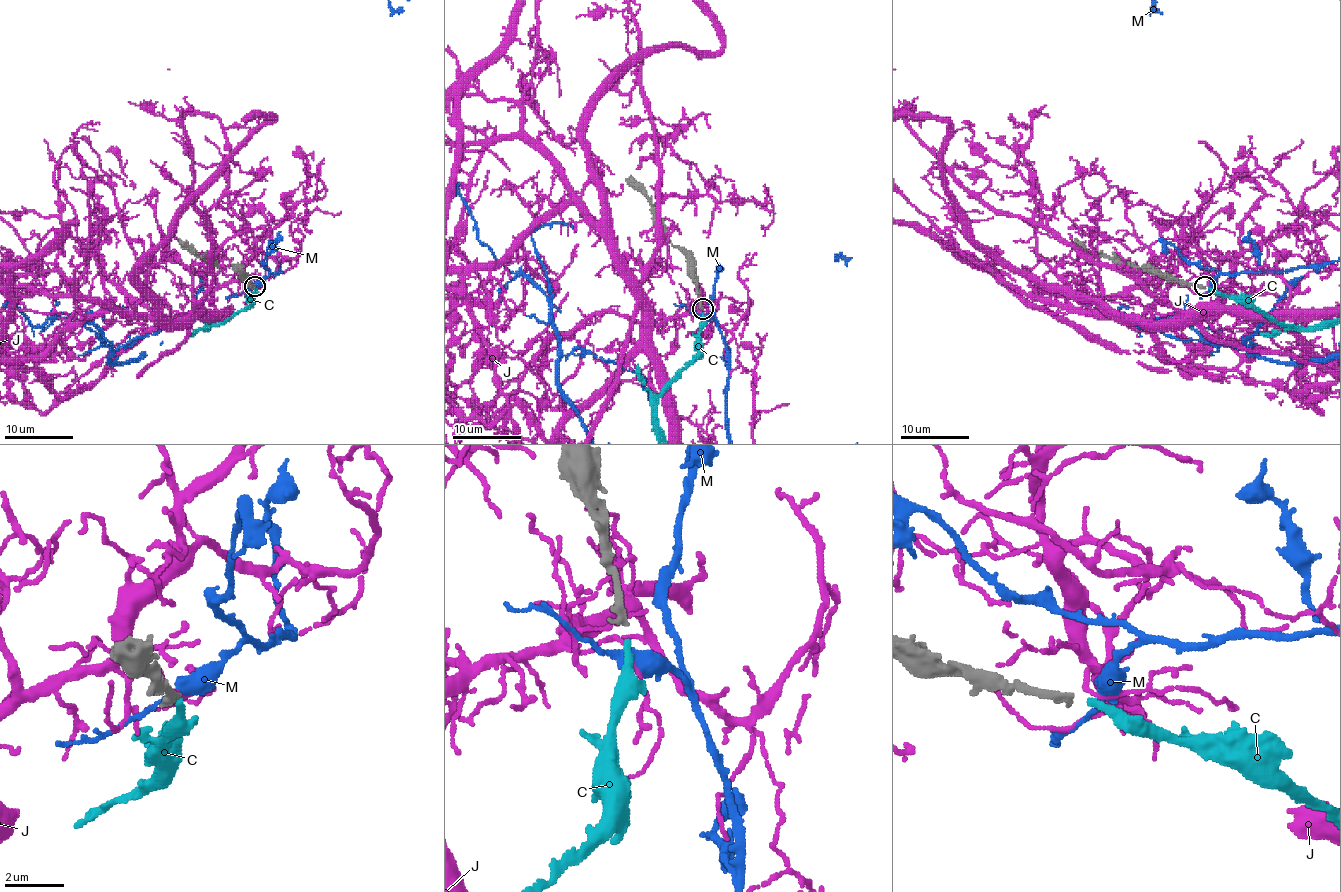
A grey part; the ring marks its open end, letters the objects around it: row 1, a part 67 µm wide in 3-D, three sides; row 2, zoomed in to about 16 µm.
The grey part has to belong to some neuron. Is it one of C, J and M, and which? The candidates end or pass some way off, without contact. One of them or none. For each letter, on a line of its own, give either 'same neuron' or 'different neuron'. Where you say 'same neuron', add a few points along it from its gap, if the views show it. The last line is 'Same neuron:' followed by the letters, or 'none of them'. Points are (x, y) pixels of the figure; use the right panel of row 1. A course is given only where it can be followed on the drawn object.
C: same neuron
J: different neuron
M: different neuron
Same neuron: C

